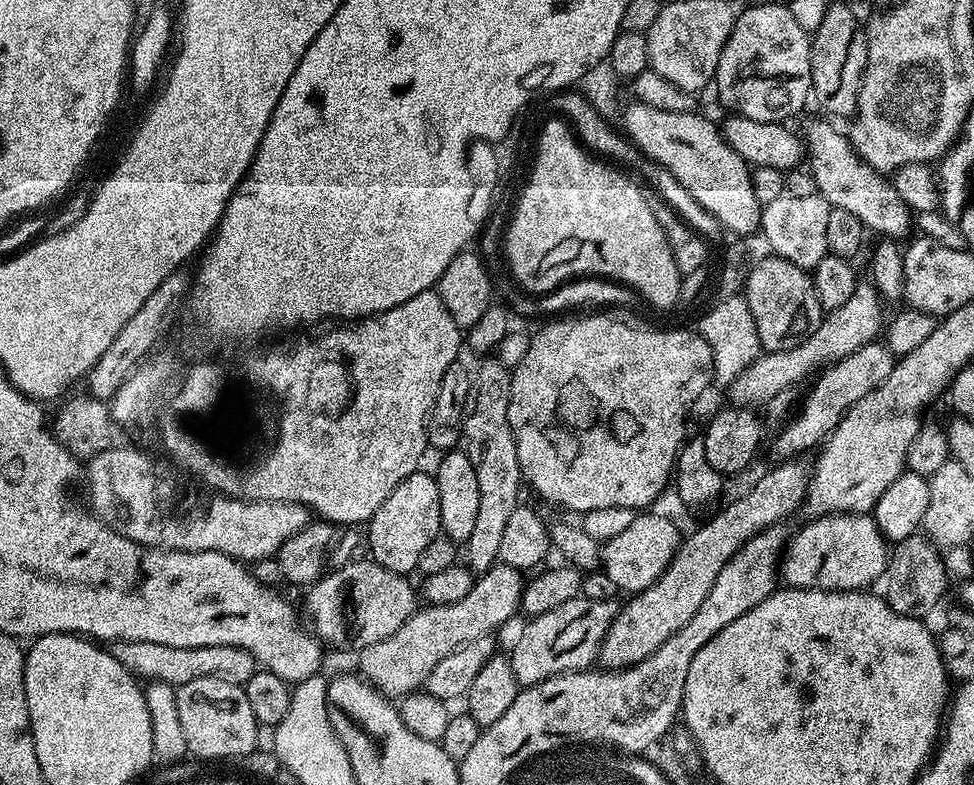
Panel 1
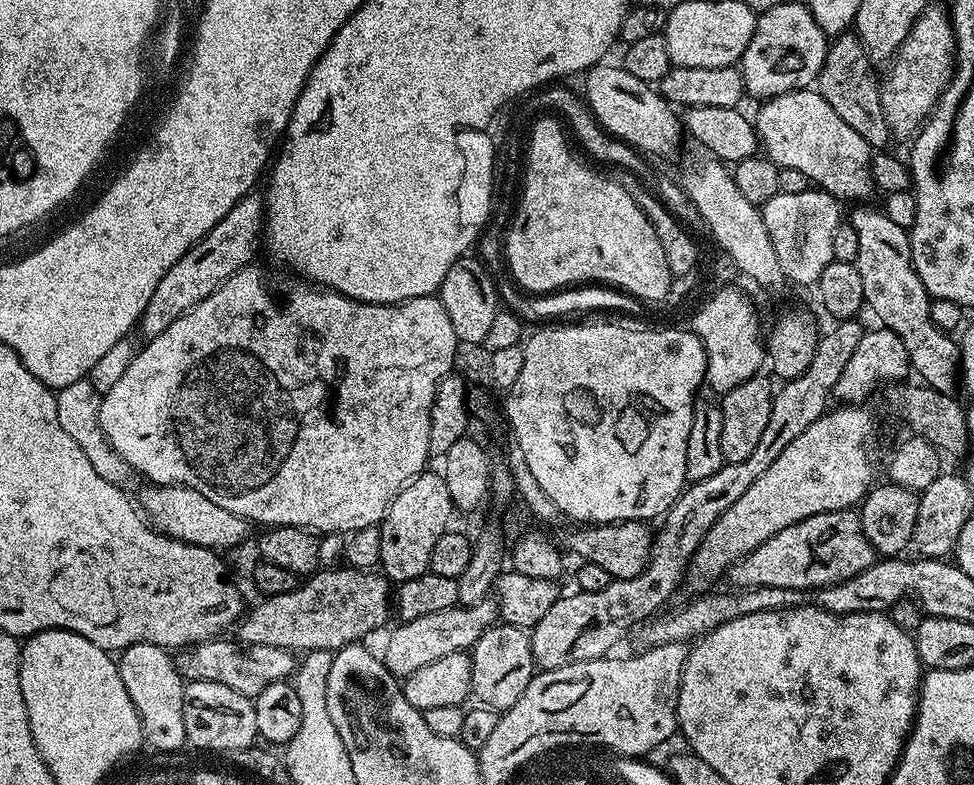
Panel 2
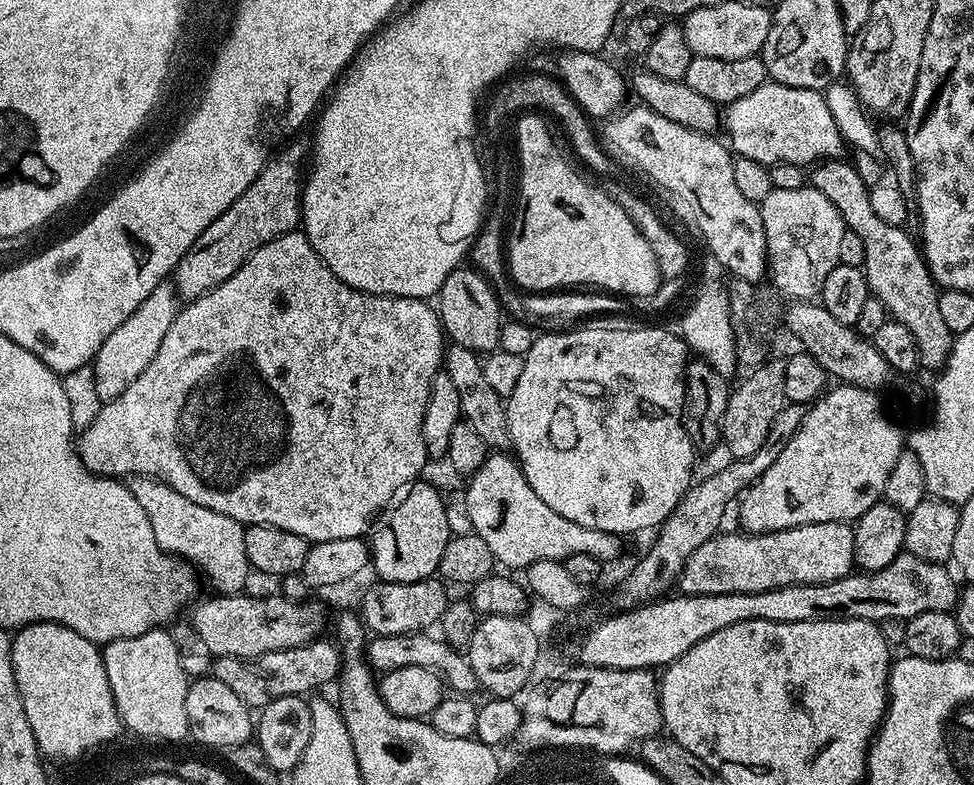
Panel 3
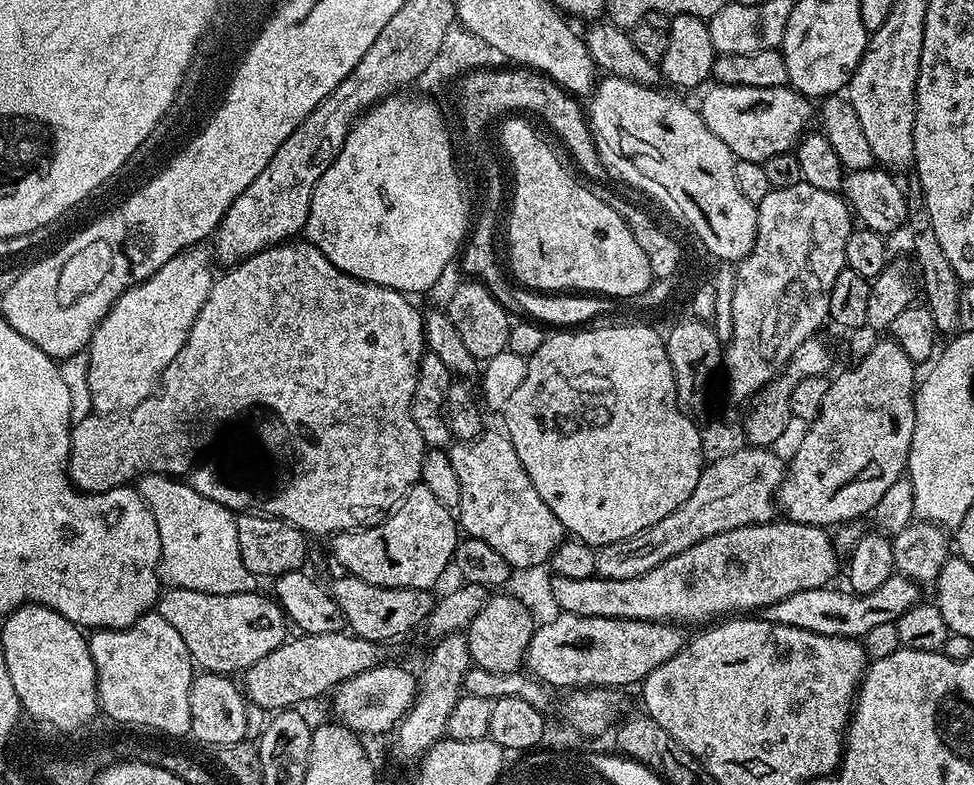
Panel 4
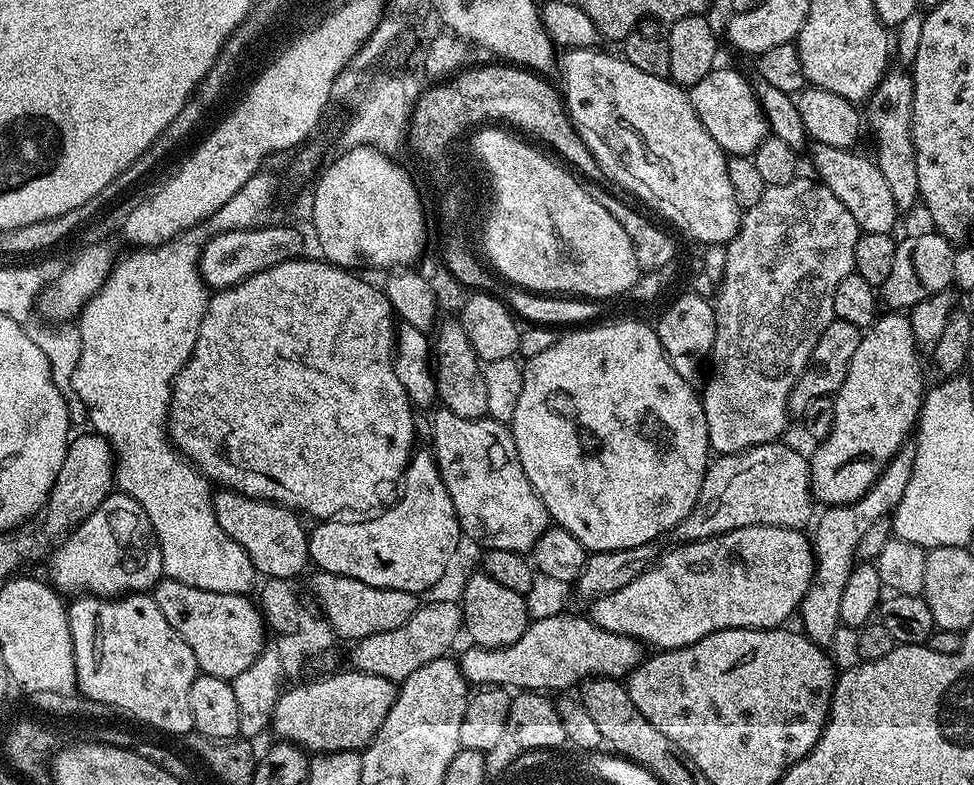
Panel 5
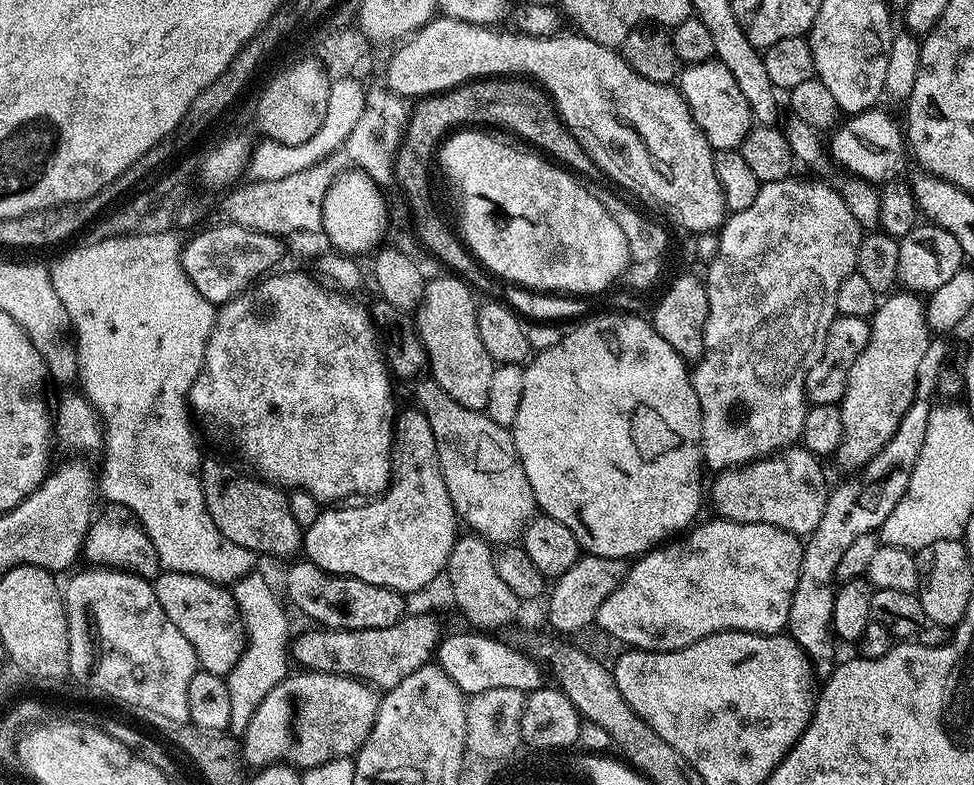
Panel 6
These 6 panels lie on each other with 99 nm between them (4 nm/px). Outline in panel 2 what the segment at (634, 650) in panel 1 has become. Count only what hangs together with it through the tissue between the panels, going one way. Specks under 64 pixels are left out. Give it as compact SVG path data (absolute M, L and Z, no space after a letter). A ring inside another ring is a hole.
M836 406L831 410L825 411L823 416L818 417L770 466L758 477L758 482L706 530L698 550L693 554L691 562L688 564L686 573L686 584L696 590L704 590L715 582L719 576L723 577L733 564L743 560L758 546L762 546L778 530L786 530L786 526L794 526L794 522L802 522L819 512L837 512L843 508L852 510L863 501L868 495L869 488L873 487L872 480L872 444L871 440L876 436L876 424L872 421L872 416L864 406Z

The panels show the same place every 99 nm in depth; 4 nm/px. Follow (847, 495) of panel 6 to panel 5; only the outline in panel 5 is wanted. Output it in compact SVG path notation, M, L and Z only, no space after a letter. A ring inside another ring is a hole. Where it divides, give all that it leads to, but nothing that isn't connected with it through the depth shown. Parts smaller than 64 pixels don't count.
M905 446L900 453L888 463L884 473L876 479L862 494L850 504L834 504L823 509L824 513L815 521L816 533L811 533L812 553L816 555L816 569L810 578L810 586L802 598L798 609L799 627L804 635L809 636L815 644L828 646L836 636L836 628L841 627L840 607L842 606L842 589L846 587L846 578L850 578L857 563L856 551L858 538L874 526L874 522L887 517L898 506L902 494L912 477L915 447Z

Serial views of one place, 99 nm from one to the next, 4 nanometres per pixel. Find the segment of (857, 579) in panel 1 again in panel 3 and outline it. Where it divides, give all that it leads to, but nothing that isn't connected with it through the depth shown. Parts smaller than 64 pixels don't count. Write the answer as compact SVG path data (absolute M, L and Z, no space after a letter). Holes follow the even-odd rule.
M822 522L821 524L803 524L797 528L787 528L777 532L759 534L739 534L724 536L717 534L711 540L702 542L680 571L678 588L685 596L705 596L706 594L730 594L731 592L762 592L771 588L785 588L791 584L825 584L849 575L853 571L854 534L852 528L844 522Z

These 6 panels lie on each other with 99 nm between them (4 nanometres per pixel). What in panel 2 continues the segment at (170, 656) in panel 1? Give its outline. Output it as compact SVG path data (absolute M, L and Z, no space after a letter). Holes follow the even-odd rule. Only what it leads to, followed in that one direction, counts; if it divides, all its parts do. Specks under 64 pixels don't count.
M213 638L204 640L191 650L180 650L175 653L174 663L185 681L222 682L222 686L230 686L230 690L238 690L238 694L255 698L279 680L288 680L298 667L298 660L289 649L278 646L249 646L235 639Z

